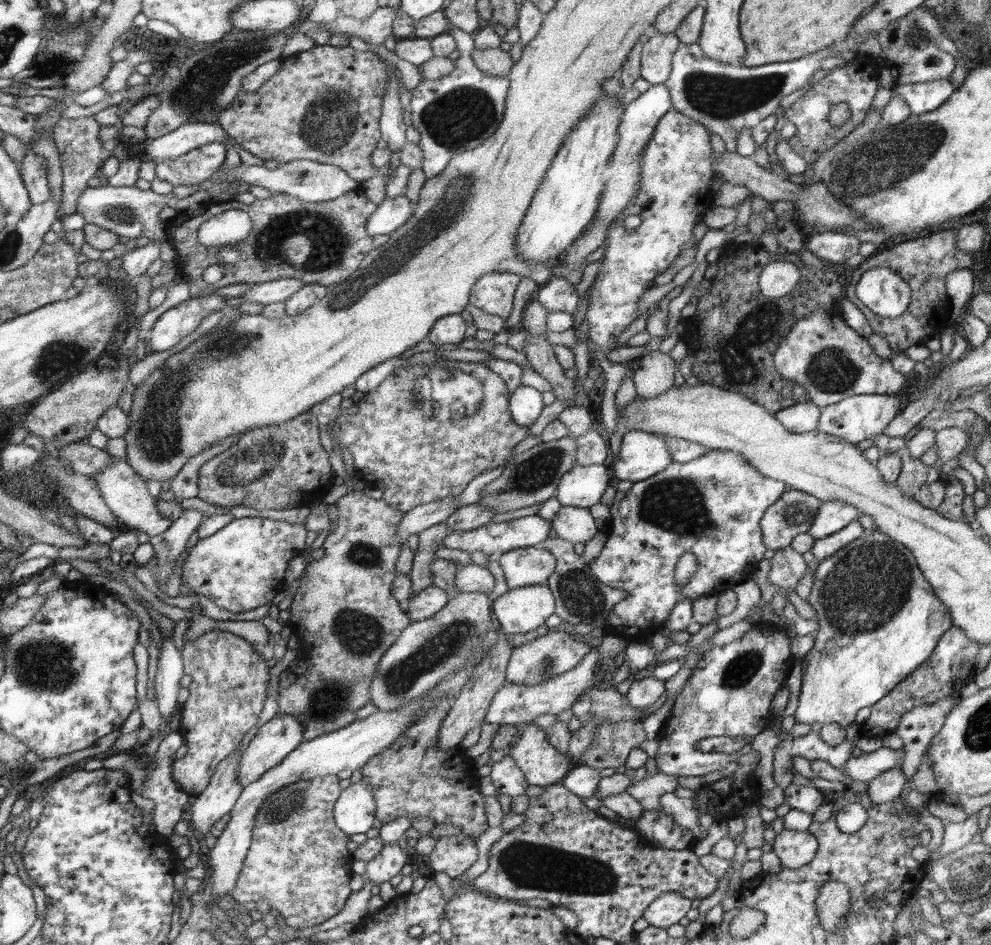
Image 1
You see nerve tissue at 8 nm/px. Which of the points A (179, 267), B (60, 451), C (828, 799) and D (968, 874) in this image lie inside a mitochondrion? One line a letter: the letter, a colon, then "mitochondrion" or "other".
A: other
B: other
C: other
D: mitochondrion

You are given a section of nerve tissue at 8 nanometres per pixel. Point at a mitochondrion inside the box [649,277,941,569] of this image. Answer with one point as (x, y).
(830, 370)

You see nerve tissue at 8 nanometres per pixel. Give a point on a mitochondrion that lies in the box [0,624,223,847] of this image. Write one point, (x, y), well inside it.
(38, 666)

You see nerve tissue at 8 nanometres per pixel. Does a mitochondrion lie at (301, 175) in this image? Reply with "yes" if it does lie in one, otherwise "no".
yes

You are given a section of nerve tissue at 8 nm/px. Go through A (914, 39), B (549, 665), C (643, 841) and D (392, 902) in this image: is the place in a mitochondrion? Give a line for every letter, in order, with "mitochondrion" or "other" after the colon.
A: mitochondrion
B: mitochondrion
C: other
D: other

